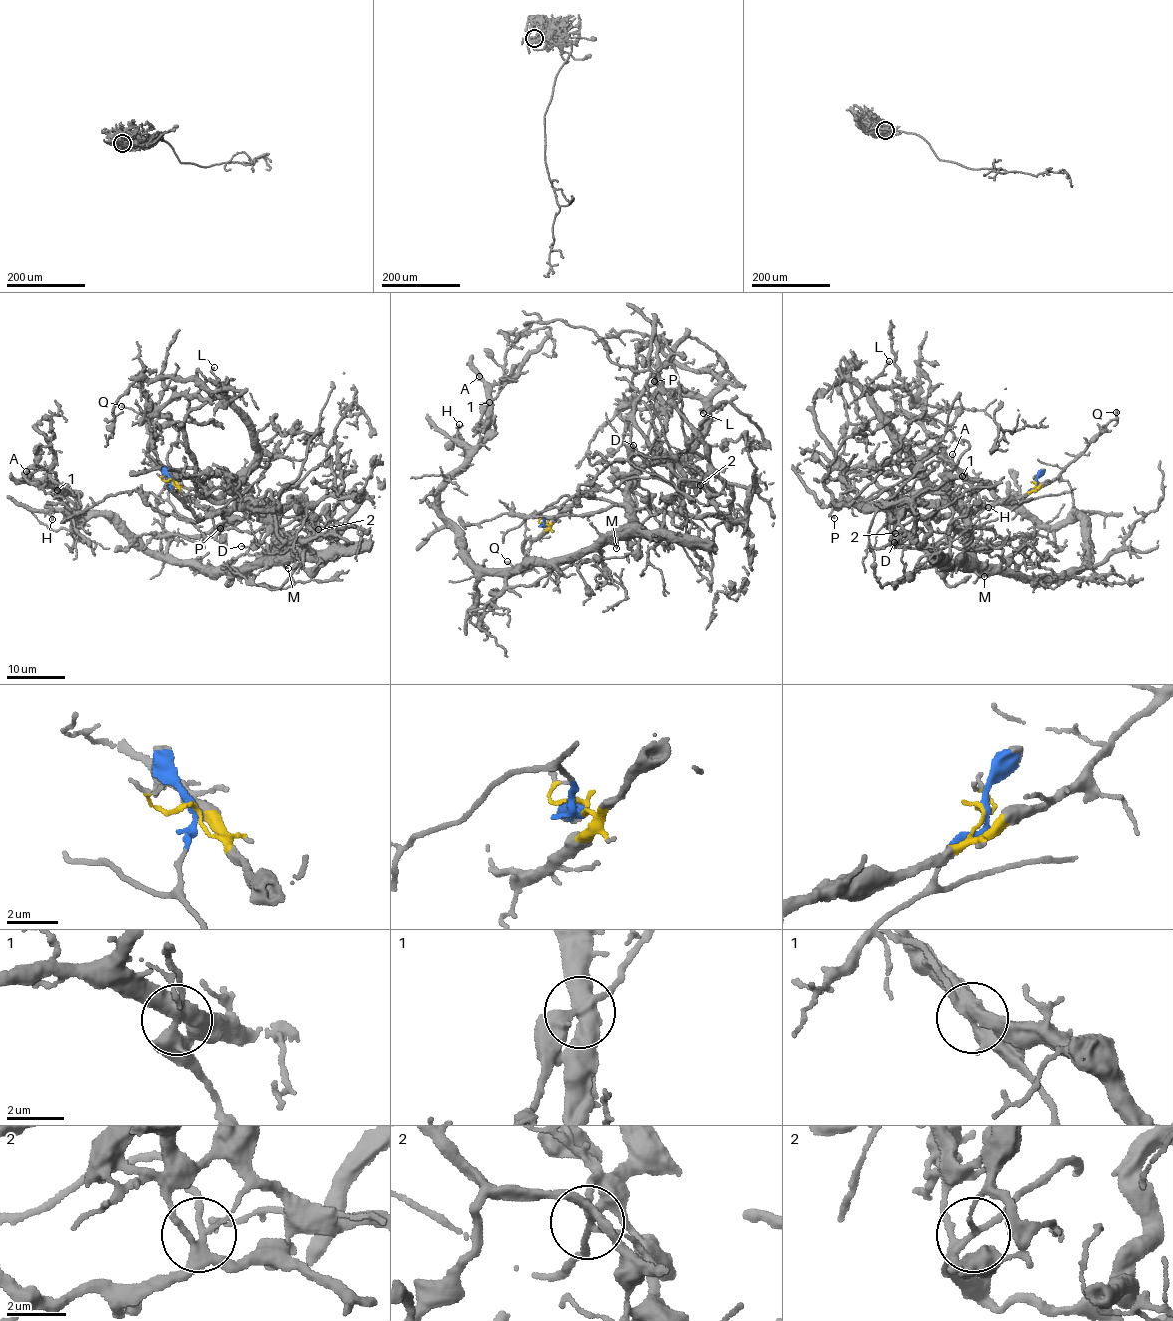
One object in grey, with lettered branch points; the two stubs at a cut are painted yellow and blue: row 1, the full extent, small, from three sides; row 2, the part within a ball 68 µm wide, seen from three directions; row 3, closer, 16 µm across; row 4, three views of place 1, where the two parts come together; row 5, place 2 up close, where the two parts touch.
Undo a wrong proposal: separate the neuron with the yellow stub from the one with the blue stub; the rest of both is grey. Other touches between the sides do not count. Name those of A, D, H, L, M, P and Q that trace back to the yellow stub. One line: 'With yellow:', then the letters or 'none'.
With yellow: A, H, L, M, Q

